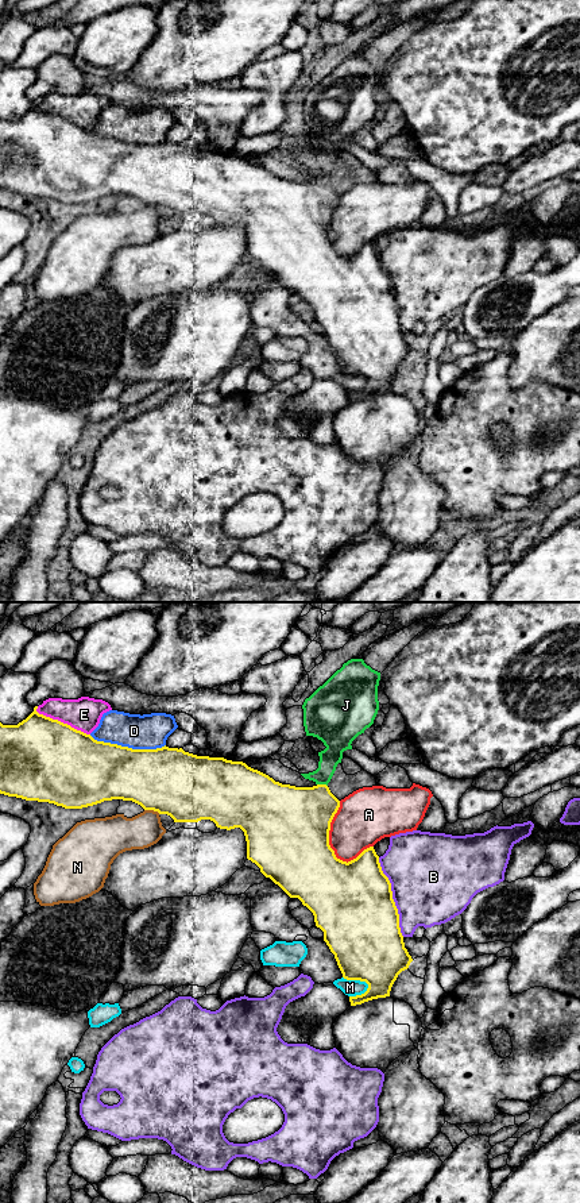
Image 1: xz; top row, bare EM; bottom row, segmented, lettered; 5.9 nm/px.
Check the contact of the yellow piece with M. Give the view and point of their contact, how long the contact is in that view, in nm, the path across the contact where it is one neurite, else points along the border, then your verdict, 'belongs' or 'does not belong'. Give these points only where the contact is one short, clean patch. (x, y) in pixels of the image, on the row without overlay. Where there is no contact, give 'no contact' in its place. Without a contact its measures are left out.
meets yellow in xz at (356, 374); contact 170 nm long; does not belong

